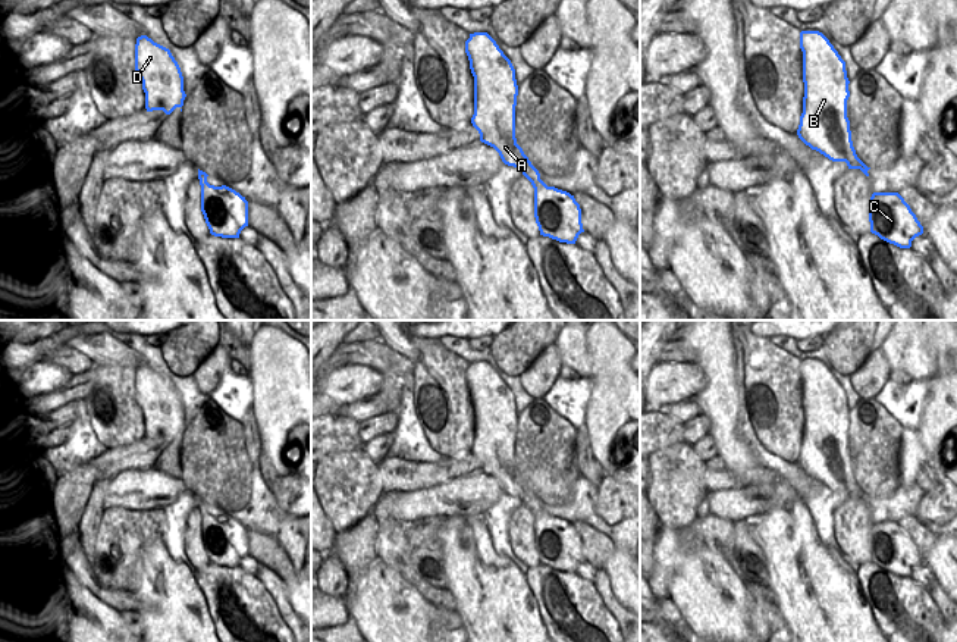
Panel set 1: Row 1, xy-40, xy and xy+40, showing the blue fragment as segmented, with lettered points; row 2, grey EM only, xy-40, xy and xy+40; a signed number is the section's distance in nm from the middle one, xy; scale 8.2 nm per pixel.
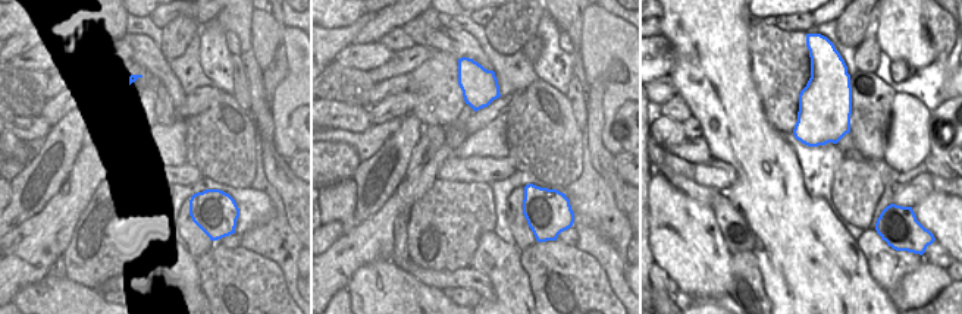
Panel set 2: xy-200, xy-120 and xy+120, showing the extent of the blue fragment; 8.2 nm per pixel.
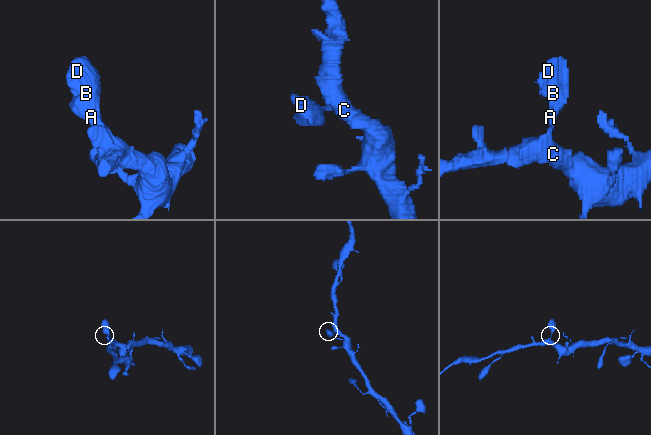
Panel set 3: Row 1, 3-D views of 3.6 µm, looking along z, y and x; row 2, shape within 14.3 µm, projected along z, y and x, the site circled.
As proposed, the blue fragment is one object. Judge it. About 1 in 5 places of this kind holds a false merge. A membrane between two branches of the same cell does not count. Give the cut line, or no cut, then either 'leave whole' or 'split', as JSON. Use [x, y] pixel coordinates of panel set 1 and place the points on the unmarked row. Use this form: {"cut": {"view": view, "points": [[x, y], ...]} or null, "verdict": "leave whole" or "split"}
{"cut": null, "verdict": "leave whole"}

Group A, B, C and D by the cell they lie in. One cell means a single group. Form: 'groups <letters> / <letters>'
groups A B C D

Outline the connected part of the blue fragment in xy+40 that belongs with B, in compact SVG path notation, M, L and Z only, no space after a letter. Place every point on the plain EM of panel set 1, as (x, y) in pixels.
M801 360L800 378L803 380L803 442L797 458L798 467L812 479L819 480L832 491L845 491L848 498L860 498L869 505L867 497L856 483L851 470L847 429L850 426L845 391L819 360Z

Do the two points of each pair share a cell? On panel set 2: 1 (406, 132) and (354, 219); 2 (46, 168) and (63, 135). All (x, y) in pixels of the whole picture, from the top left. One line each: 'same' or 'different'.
1: same
2: same

